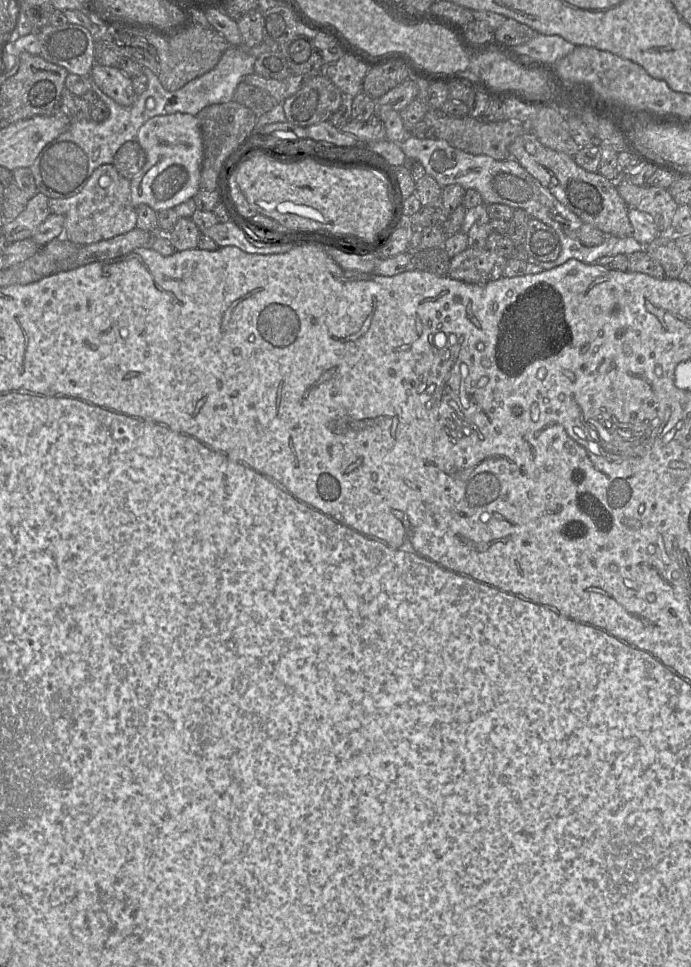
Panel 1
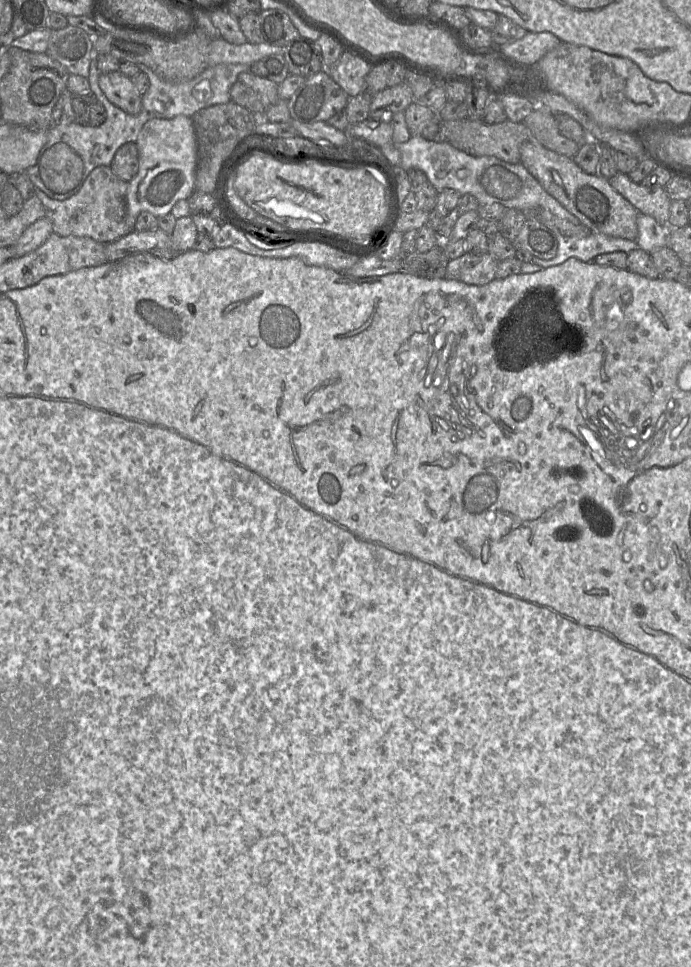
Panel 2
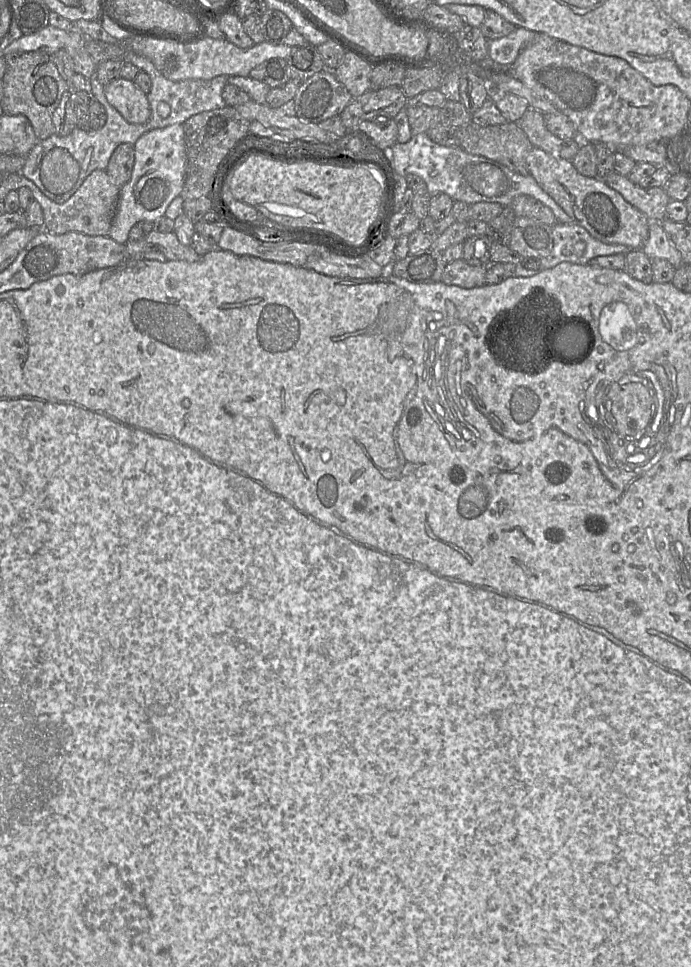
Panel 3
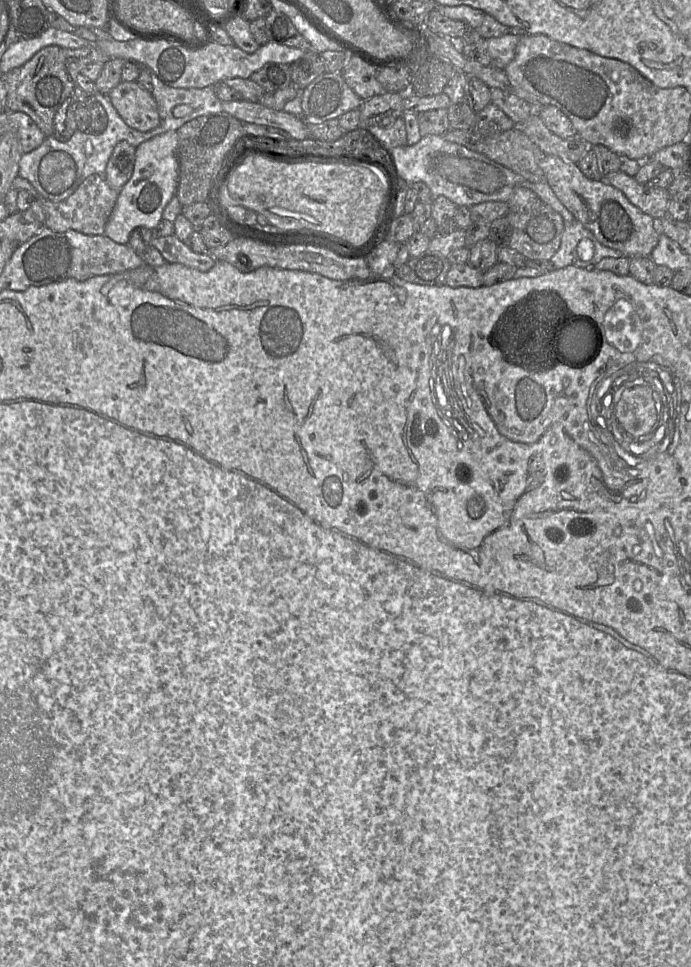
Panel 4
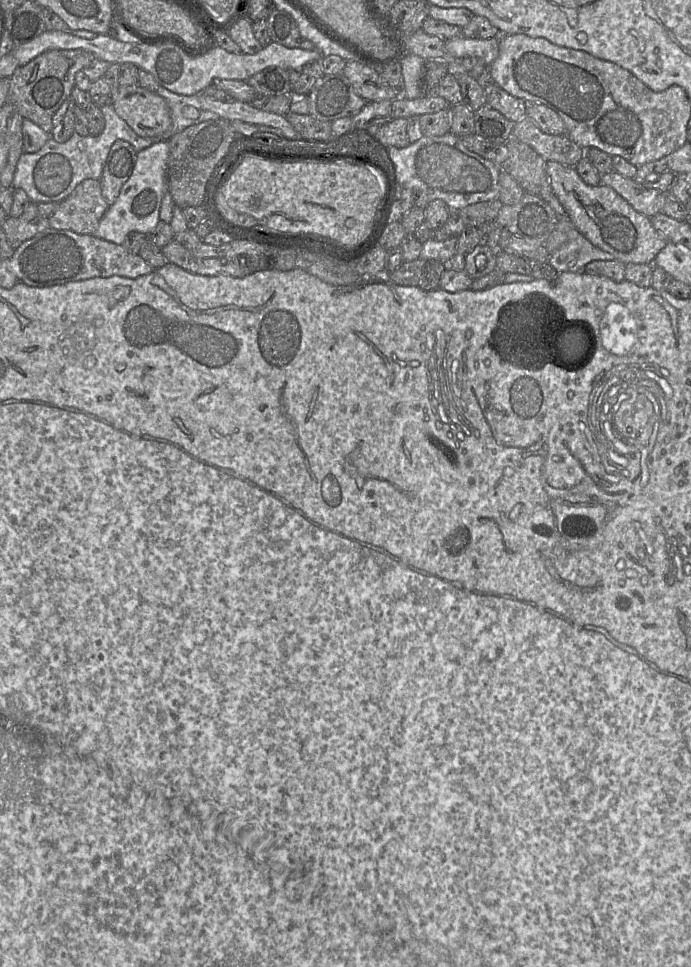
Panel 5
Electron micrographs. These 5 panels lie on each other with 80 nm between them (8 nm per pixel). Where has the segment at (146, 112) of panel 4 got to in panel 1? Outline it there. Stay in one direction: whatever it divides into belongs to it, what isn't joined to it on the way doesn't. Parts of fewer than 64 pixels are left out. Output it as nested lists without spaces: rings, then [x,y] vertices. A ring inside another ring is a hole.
[[[95,63],[90,72],[90,84],[91,79],[103,91],[103,93],[112,98],[118,104],[122,106],[131,106],[134,103],[137,95],[133,89],[132,79],[119,68],[103,66]]]

